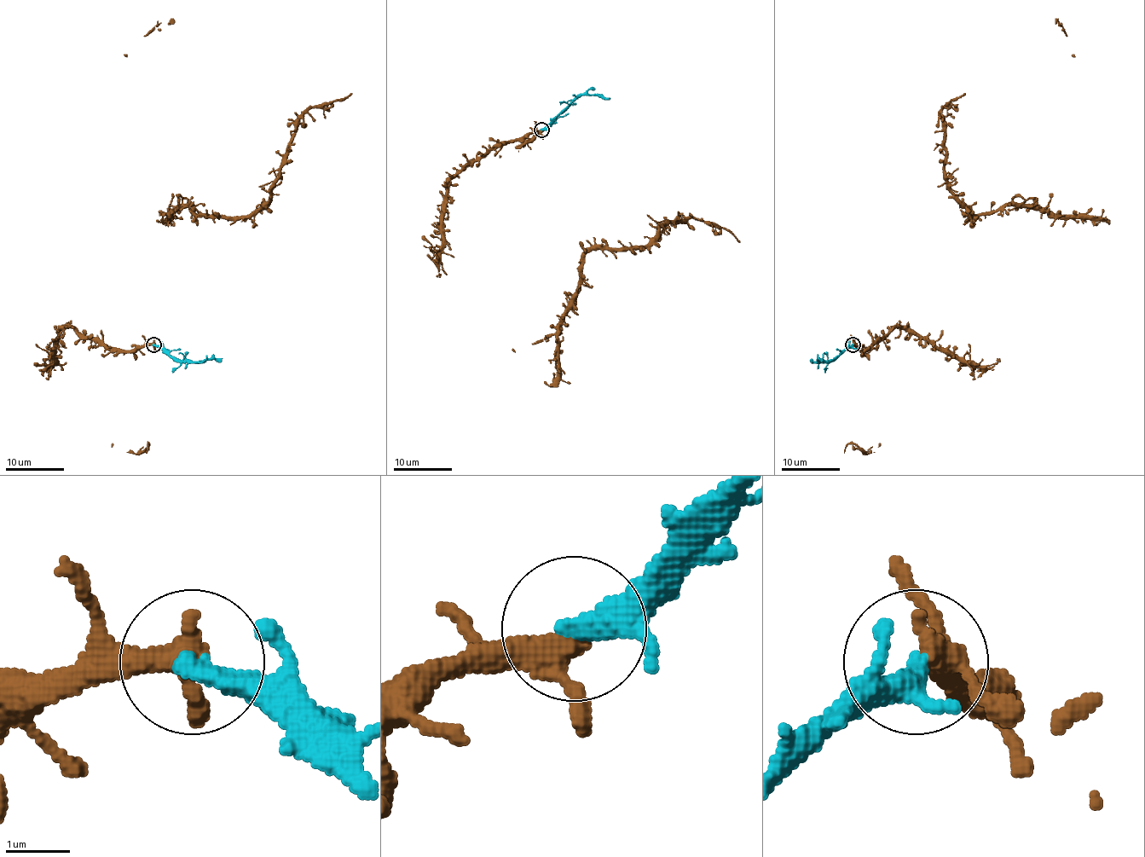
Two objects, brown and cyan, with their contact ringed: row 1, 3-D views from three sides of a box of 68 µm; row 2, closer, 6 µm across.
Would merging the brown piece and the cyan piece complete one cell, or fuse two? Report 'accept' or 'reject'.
accept

